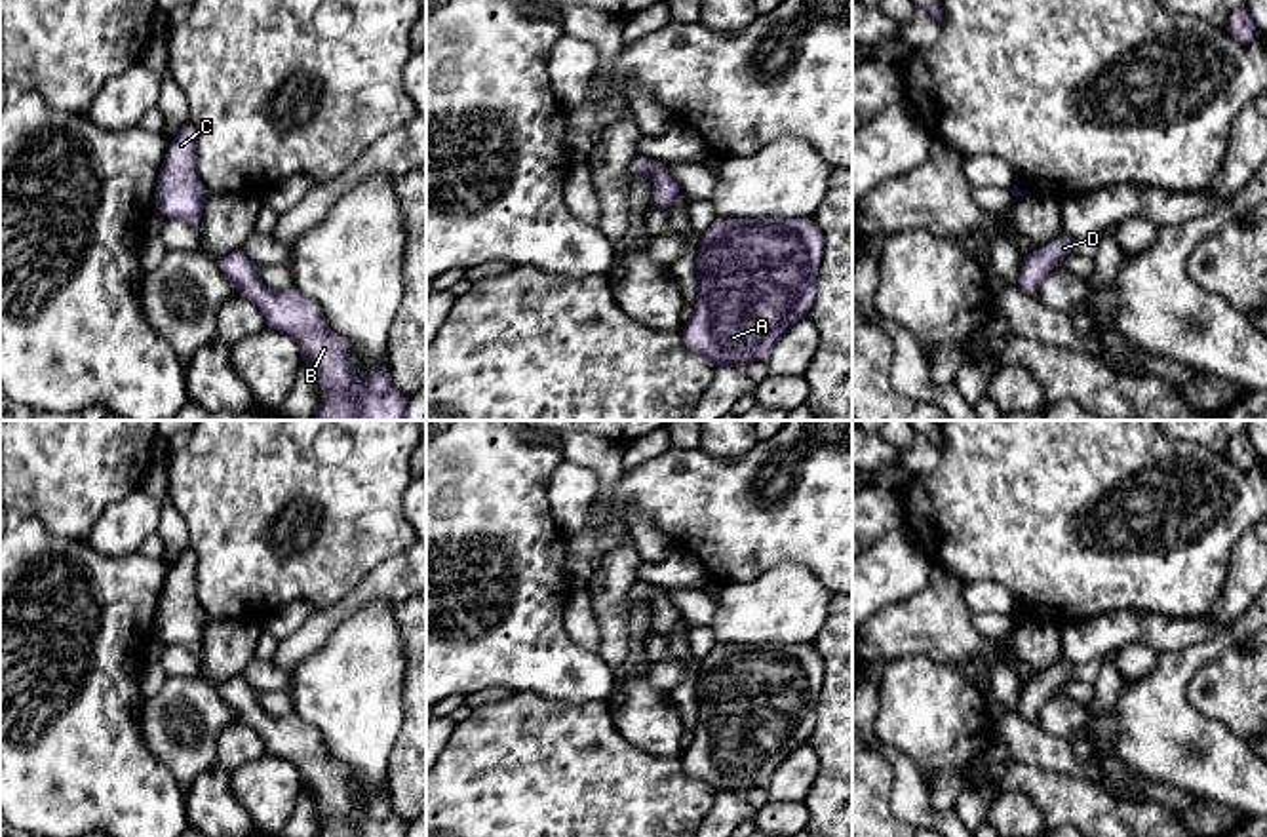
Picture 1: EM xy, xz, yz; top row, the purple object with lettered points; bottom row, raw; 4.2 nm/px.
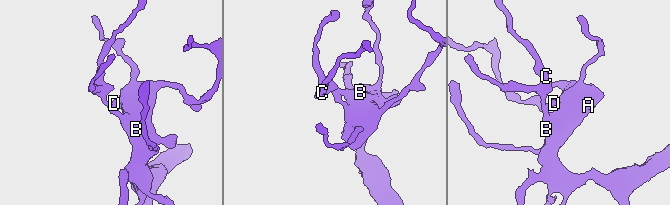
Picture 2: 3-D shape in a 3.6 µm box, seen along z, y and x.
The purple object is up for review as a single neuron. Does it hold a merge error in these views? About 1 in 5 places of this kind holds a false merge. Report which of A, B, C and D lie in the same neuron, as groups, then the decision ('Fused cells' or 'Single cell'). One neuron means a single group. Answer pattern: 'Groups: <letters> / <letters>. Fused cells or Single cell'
Groups: A B C D. Single cell

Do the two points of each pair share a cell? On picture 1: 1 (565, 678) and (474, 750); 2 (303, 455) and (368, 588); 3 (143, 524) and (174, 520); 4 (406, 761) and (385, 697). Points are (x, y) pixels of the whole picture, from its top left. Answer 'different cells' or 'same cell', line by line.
1: different cells
2: different cells
3: different cells
4: different cells

